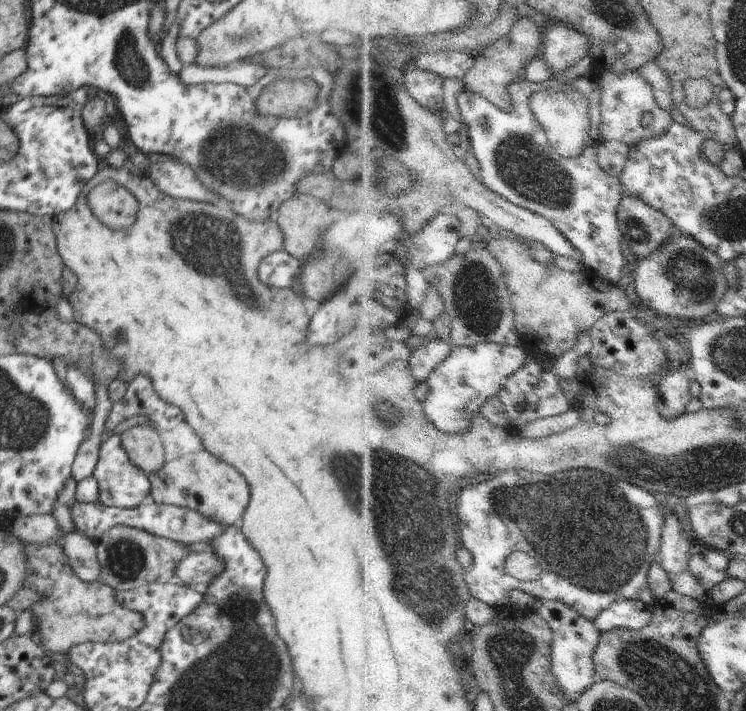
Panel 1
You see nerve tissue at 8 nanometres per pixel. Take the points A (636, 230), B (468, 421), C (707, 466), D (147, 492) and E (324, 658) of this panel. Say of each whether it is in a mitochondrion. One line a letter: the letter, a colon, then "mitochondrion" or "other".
A: mitochondrion
B: other
C: mitochondrion
D: other
E: other

